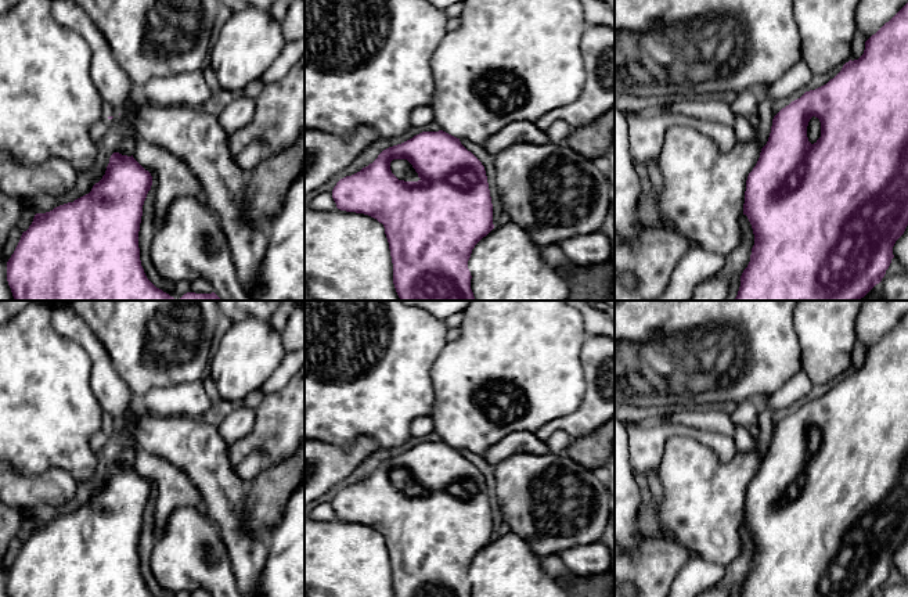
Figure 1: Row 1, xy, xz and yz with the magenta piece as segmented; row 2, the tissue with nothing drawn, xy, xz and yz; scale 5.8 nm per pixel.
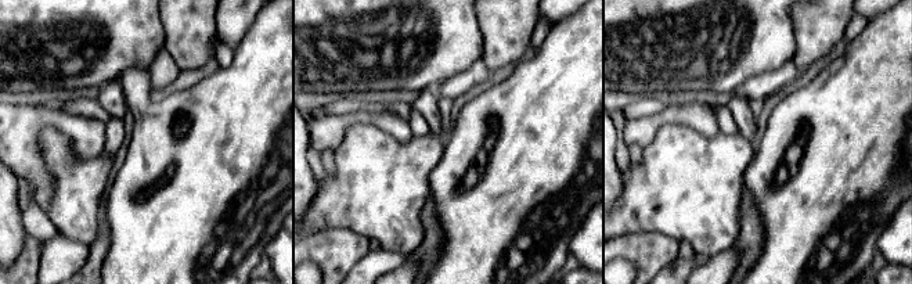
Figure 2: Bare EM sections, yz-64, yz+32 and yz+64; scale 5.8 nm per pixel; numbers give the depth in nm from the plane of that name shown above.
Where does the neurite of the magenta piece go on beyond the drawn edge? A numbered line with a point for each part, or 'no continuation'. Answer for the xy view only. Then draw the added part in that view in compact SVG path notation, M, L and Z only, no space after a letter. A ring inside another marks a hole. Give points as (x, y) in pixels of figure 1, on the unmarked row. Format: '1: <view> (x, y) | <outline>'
1: xy (114, 395) | M71 306L54 308L51 324L60 335L72 339L86 350L91 360L90 385L108 427L122 424L137 400L119 377L102 342Z

